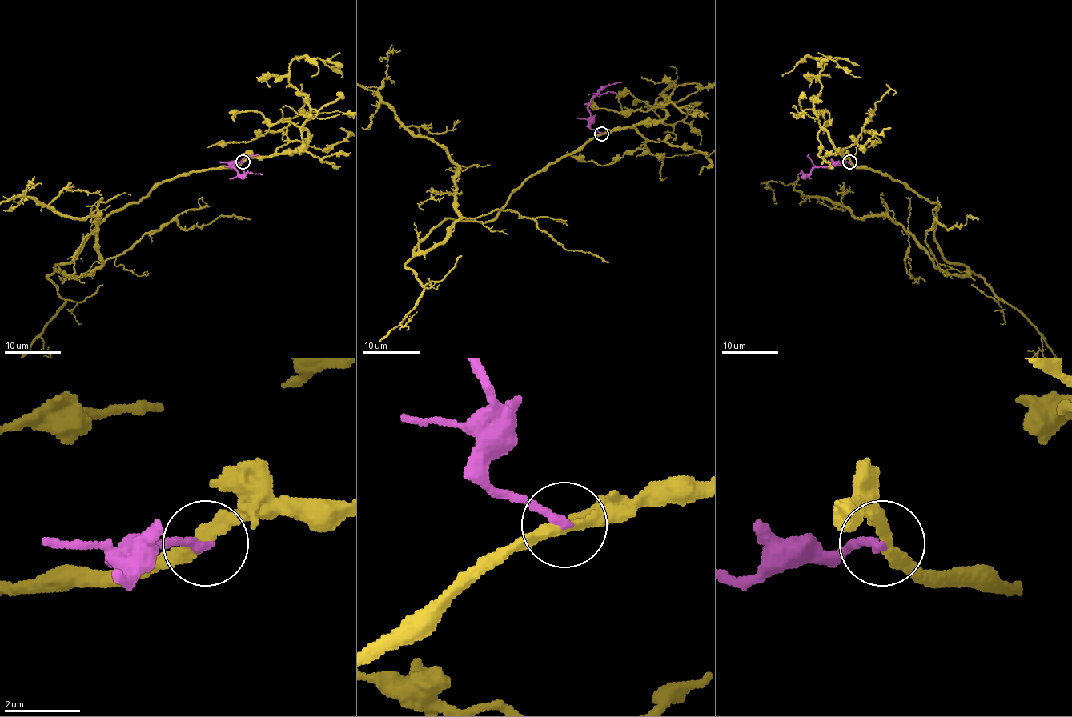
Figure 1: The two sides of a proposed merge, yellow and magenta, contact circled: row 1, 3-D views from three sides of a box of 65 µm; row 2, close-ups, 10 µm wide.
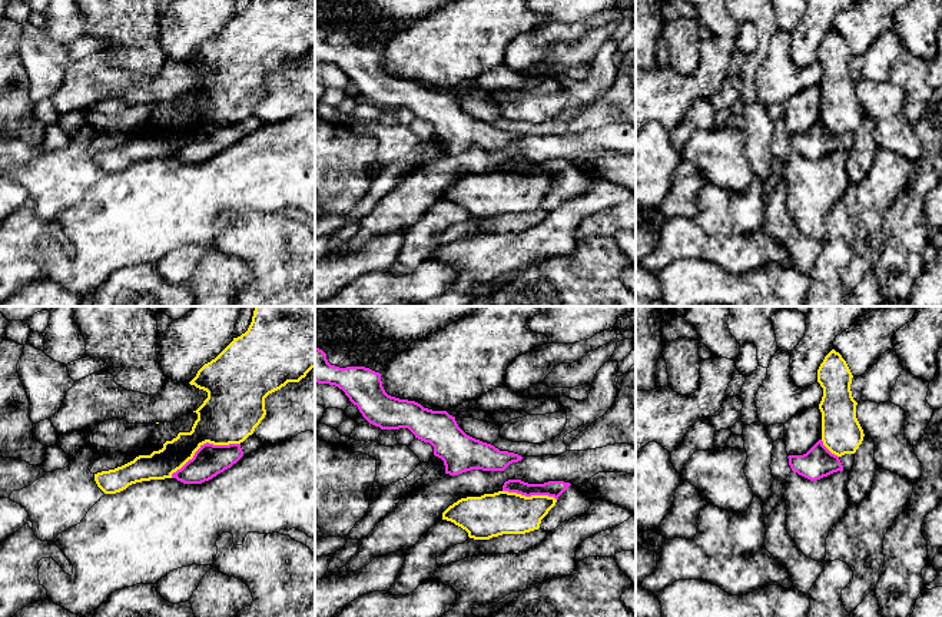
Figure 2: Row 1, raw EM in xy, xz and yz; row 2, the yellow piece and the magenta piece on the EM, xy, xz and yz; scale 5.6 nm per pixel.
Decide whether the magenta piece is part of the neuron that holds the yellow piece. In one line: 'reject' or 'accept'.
reject

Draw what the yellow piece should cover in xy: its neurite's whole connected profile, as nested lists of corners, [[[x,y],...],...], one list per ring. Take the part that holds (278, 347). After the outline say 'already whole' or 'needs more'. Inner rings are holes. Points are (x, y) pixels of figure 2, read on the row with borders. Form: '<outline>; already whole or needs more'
[[[255,306],[248,331],[233,338],[189,382],[208,392],[203,404],[193,411],[198,419],[192,431],[179,432],[150,455],[139,455],[122,467],[94,474],[97,487],[105,494],[116,494],[136,482],[172,478],[172,474],[192,460],[203,444],[243,442],[266,415],[265,398],[288,382],[299,382],[312,368],[315,368],[315,306]]]; already whole

